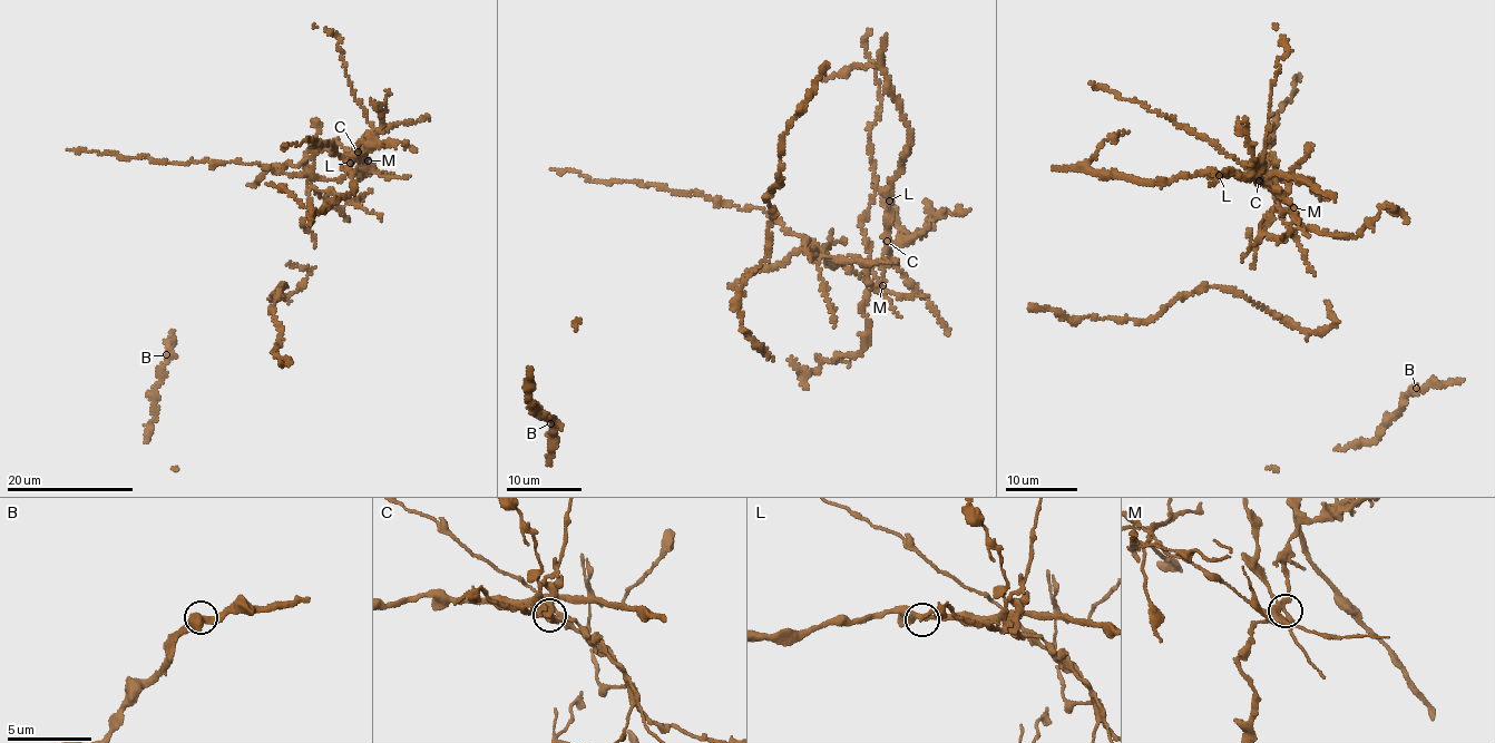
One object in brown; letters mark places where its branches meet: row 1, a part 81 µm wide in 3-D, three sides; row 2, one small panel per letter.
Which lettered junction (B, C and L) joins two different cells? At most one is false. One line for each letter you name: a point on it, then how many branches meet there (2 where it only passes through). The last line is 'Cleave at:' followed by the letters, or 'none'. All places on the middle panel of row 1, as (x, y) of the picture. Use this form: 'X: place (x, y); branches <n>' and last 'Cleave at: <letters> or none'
C: place (887, 241); branches 3
Cleave at: C

